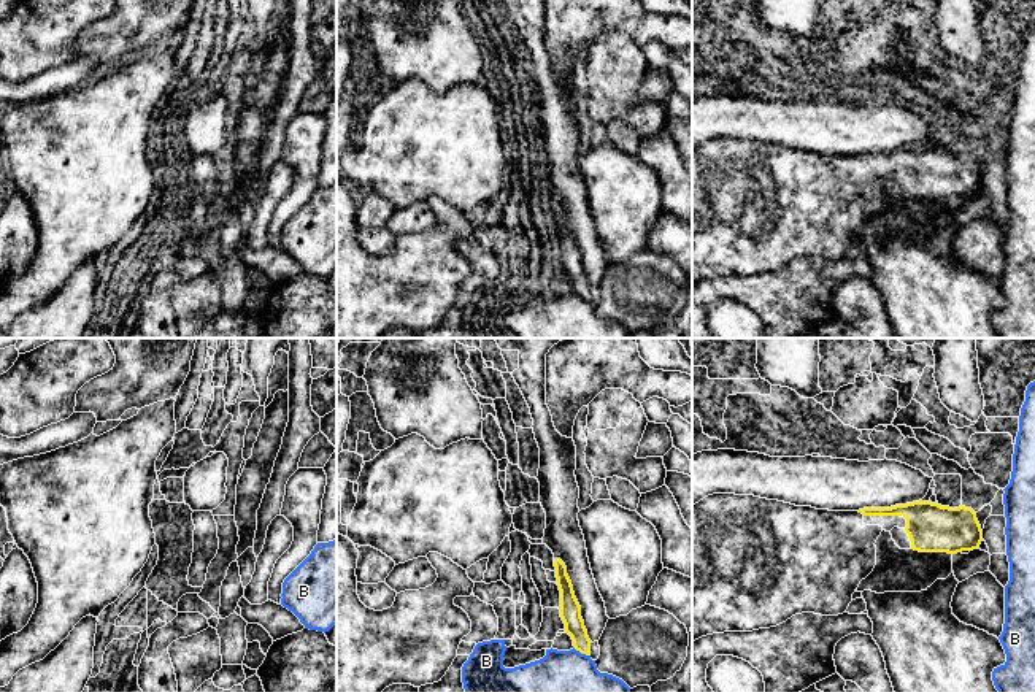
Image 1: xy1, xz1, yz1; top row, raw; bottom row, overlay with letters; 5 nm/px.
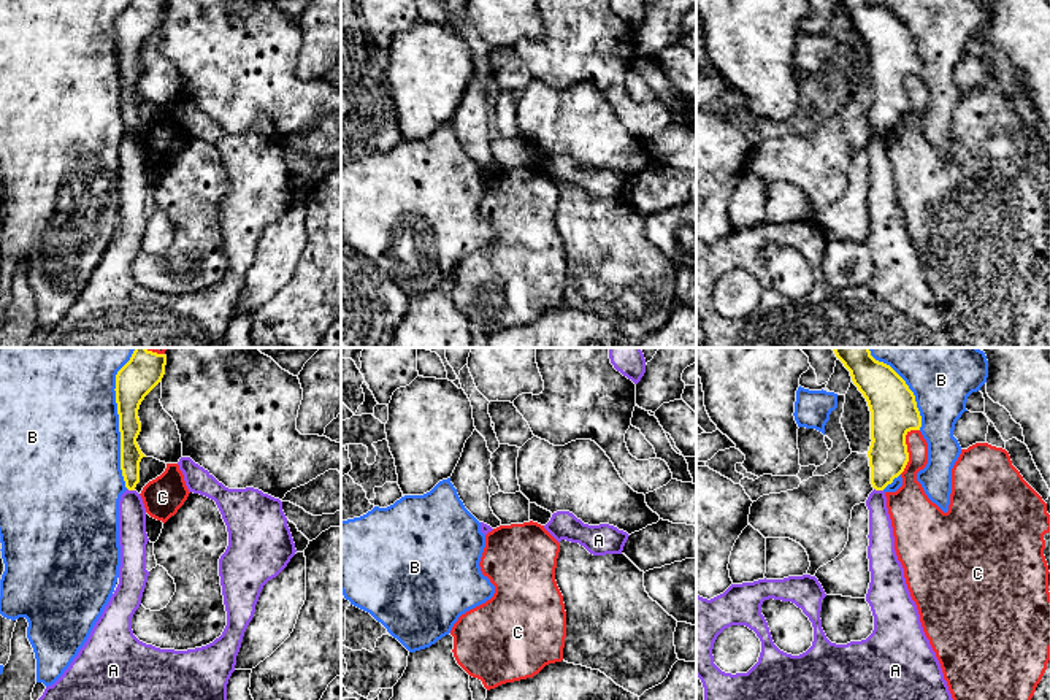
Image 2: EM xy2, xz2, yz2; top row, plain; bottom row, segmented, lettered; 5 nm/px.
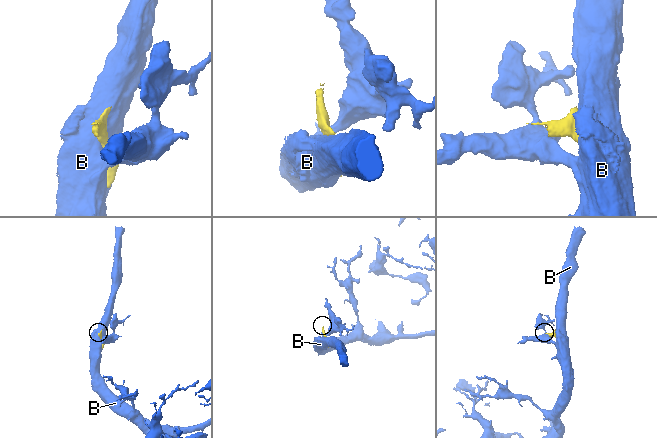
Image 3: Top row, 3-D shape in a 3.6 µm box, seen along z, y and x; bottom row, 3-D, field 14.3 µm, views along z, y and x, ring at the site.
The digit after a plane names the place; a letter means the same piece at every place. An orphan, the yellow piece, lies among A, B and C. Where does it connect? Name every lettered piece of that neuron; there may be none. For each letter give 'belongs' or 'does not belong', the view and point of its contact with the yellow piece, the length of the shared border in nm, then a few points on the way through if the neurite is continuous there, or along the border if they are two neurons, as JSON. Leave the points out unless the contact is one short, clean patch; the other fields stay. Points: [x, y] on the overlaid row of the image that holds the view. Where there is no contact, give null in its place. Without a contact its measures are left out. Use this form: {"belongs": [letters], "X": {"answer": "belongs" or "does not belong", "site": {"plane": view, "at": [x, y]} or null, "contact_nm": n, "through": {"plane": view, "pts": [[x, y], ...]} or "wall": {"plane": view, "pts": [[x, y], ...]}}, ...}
{"belongs": [], "A": {"answer": "does not belong", "site": {"plane": "yz2", "at": [879, 489]}, "contact_nm": 50, "wall": {"plane": "yz2", "pts": [[874, 488], [882, 491]]}}, "B": {"answer": "does not belong", "site": {"plane": "xy2", "at": [119, 418]}, "contact_nm": 700}, "C": {"answer": "does not belong", "site": {"plane": "yz2", "at": [906, 448]}, "contact_nm": 260}}

